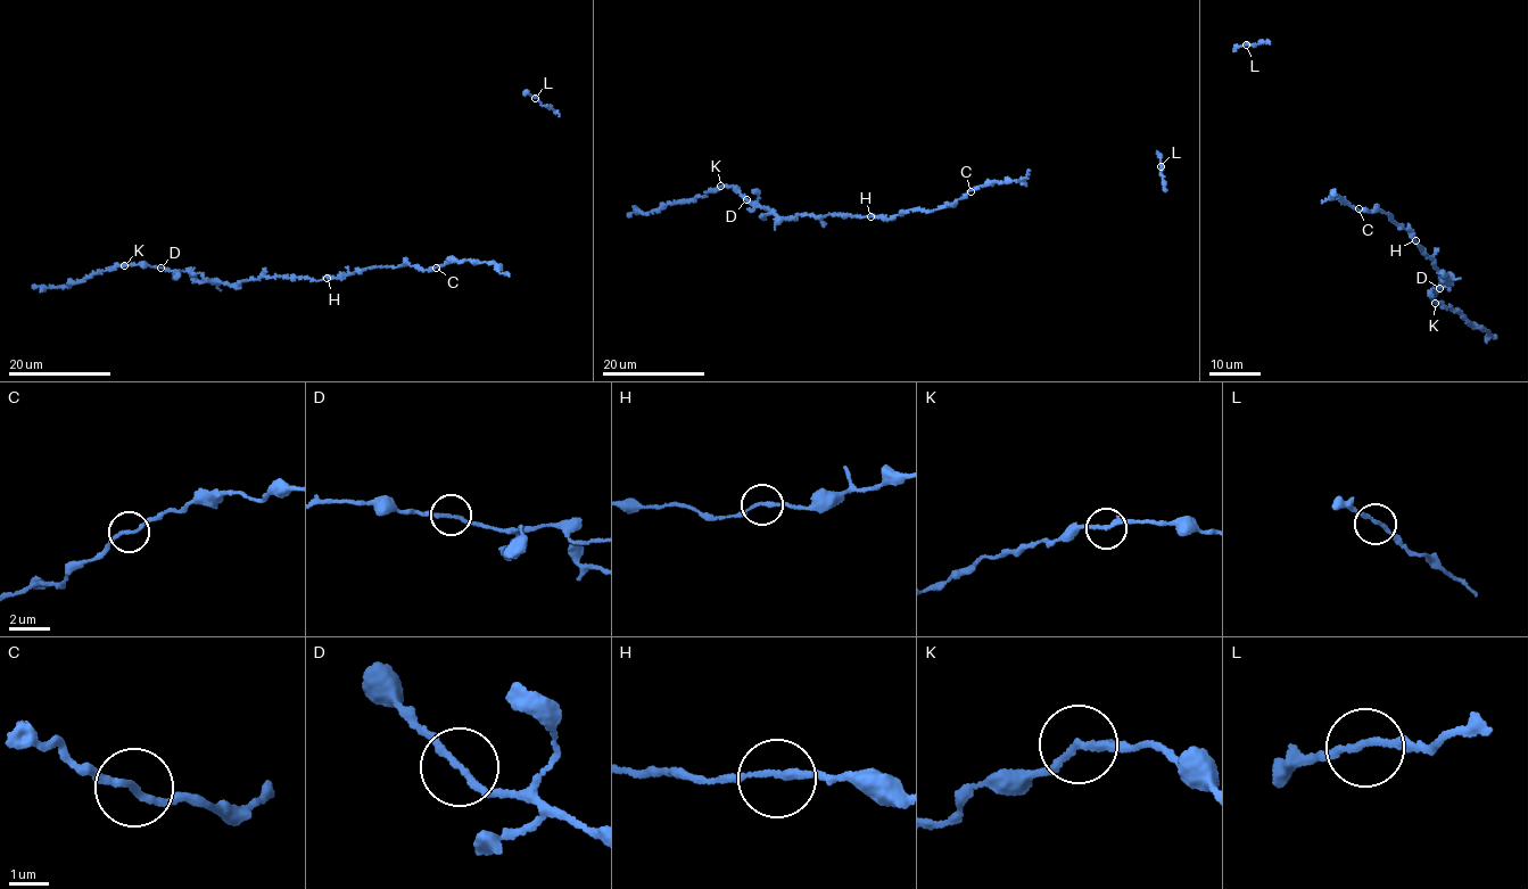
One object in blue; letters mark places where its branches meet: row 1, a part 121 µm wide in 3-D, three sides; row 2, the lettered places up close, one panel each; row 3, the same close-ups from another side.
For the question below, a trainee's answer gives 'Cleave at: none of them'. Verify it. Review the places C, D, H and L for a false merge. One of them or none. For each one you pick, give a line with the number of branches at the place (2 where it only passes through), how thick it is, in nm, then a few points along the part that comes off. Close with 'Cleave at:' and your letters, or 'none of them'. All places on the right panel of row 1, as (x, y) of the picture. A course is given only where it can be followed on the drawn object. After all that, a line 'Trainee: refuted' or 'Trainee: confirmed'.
Cleave at: none of them
Trainee: confirmed

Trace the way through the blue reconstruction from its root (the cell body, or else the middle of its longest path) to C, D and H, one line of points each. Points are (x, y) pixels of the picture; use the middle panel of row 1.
C: (899, 212), (916, 208), (928, 212), (955, 205), (971, 191)
D: (899, 212), (884, 220), (832, 214), (818, 217), (801, 214), (787, 219), (746, 199)
H: (899, 212), (884, 220), (870, 216)

